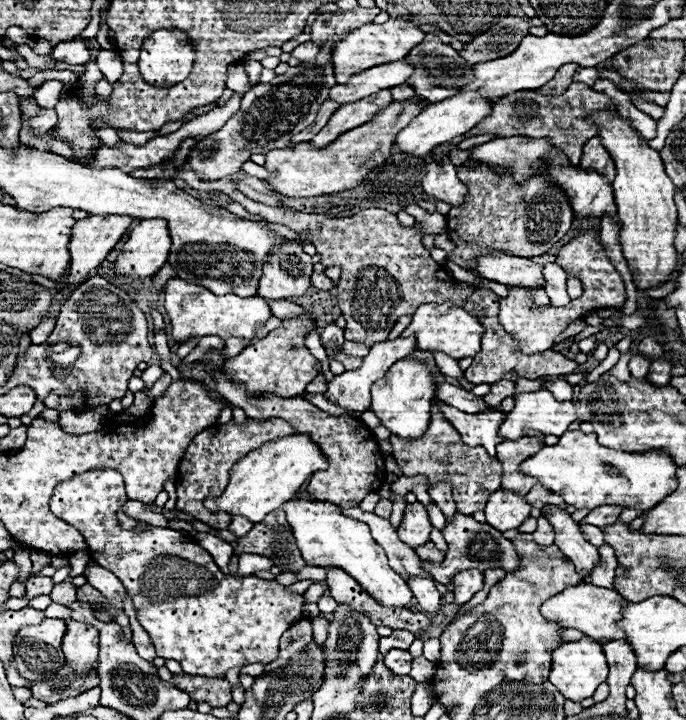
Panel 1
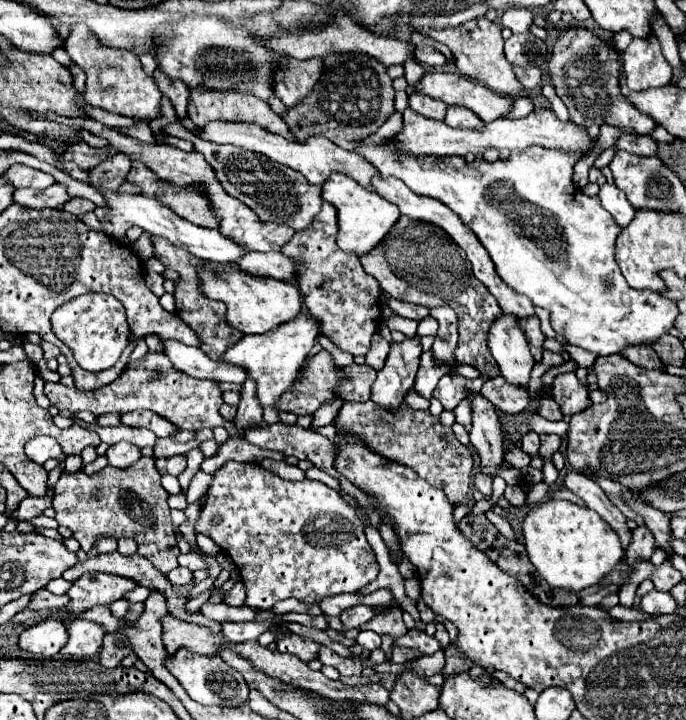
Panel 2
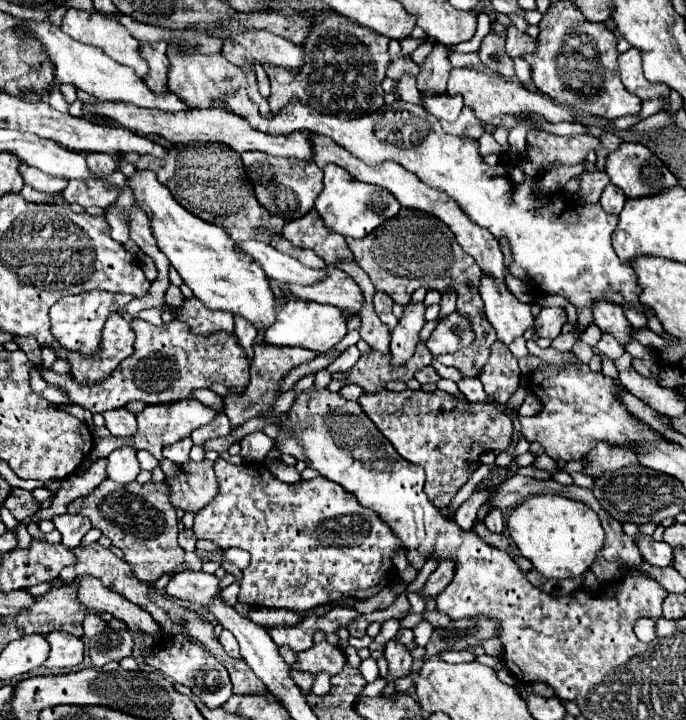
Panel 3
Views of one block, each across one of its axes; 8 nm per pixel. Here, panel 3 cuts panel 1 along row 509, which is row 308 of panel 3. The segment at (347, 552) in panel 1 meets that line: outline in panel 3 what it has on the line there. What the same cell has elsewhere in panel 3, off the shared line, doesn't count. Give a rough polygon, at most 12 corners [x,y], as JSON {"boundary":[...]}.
{"boundary":[[292,298],[264,344],[328,352],[346,336],[340,308]]}

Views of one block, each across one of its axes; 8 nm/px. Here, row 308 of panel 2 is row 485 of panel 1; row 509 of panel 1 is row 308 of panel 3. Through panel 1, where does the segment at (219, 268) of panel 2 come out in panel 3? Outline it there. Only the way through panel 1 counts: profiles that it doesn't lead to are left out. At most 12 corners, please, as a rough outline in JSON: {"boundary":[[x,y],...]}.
{"boundary":[[154,172],[128,186],[160,250],[206,308],[256,330],[278,302],[220,226],[184,210]]}

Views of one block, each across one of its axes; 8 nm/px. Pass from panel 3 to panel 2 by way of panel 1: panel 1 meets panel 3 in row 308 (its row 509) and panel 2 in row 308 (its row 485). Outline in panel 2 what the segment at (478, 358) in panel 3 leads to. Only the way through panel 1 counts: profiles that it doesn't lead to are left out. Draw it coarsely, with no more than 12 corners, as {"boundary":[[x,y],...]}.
{"boundary":[[400,216],[360,262],[392,298],[456,310],[456,362],[500,374],[502,310],[442,228]]}

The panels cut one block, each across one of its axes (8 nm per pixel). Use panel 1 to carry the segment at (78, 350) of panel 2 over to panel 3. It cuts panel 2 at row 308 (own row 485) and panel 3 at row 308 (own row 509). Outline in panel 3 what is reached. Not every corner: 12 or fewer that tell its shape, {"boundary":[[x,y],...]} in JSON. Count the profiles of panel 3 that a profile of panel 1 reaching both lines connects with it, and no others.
{"boundary":[[104,290],[62,296],[52,336],[68,352],[100,350],[108,316],[132,296]]}

